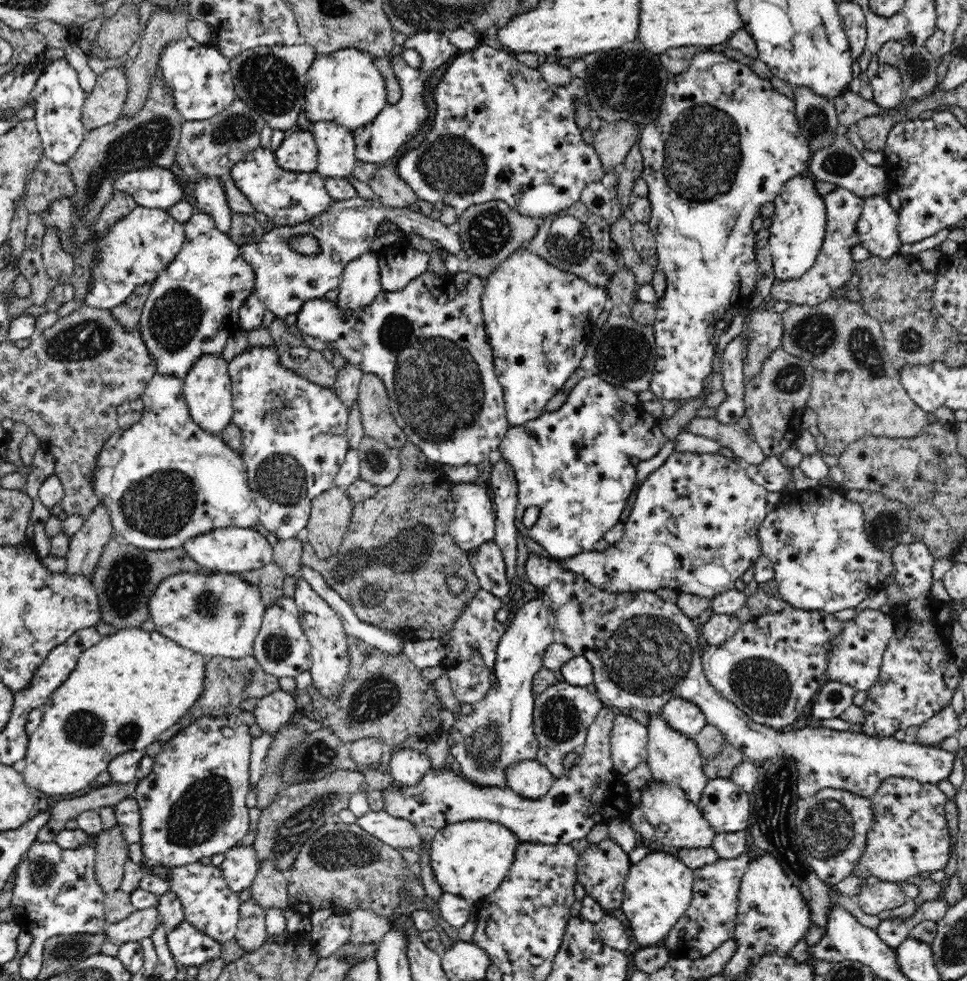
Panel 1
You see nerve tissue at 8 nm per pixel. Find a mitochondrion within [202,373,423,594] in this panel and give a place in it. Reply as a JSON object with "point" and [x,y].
{"point":[281,480]}

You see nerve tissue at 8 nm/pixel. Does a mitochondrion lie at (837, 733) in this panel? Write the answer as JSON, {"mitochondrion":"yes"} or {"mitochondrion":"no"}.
{"mitochondrion":"no"}

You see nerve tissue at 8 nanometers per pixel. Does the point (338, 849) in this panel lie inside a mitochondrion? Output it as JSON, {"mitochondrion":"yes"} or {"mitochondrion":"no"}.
{"mitochondrion":"yes"}

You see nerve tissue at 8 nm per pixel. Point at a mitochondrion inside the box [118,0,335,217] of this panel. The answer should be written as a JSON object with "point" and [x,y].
{"point":[269,81]}

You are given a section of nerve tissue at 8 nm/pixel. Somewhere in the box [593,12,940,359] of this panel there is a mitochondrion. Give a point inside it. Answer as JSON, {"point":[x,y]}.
{"point":[699,162]}

